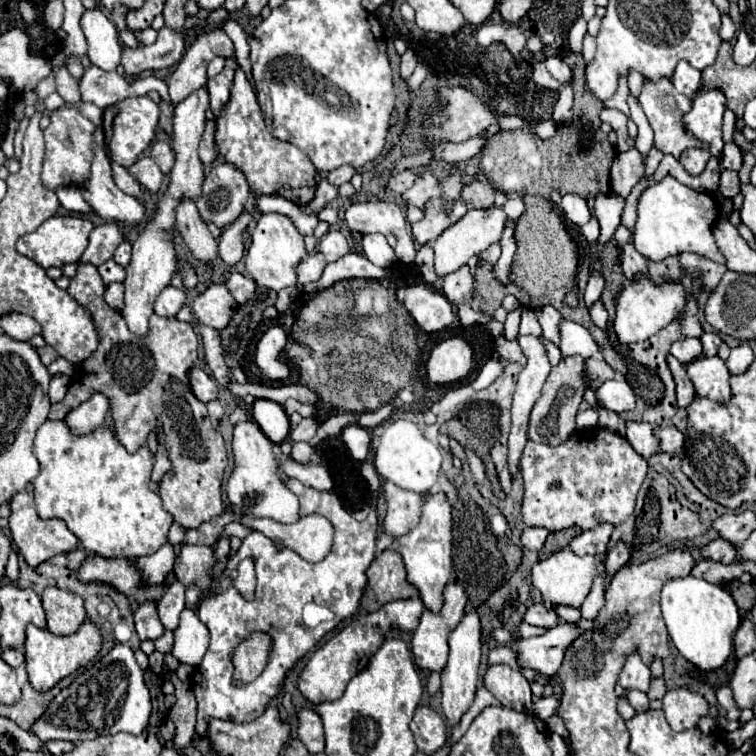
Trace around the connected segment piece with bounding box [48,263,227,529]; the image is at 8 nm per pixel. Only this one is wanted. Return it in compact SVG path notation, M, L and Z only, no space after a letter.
M81 263L77 267L77 275L71 279L71 285L69 285L67 293L81 307L85 307L91 313L93 325L95 325L97 335L99 335L99 347L91 353L91 357L87 357L81 363L81 371L71 381L65 399L51 405L48 419L63 420L71 409L77 407L77 403L83 403L87 399L91 399L93 393L103 393L109 399L109 413L111 413L111 419L113 419L115 435L129 453L135 453L137 449L145 447L149 433L163 431L163 441L161 443L167 449L171 469L163 475L163 479L159 483L159 495L163 499L163 509L171 513L173 521L179 523L183 529L195 529L201 523L205 523L213 517L219 517L223 513L221 483L223 483L223 475L225 475L225 467L227 467L227 451L225 451L225 443L223 443L223 437L221 437L219 429L211 423L211 419L207 415L205 403L201 403L193 395L191 385L189 385L189 369L197 361L197 345L199 345L191 323L179 321L177 317L159 317L159 315L153 313L149 317L149 333L145 337L139 337L139 335L131 333L125 325L123 315L113 311L103 301L105 283L101 281L101 275L99 275L97 267L91 265L91 263Z

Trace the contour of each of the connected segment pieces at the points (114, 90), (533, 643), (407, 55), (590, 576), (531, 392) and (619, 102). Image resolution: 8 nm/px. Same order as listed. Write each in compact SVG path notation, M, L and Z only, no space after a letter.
M89 67L79 81L79 89L83 95L83 101L91 101L97 107L105 109L113 103L119 103L121 99L133 97L133 95L147 95L149 91L159 91L160 97L173 105L168 94L165 81L157 77L147 77L147 79L137 79L133 85L129 85L121 75L115 71L101 71L99 67Z
M559 623L553 629L547 629L541 637L517 639L515 653L517 665L521 669L533 669L541 675L555 675L563 663L565 647L579 635L579 629L571 623Z
M407 49L403 55L401 55L401 77L403 79L409 79L413 69L417 65L417 59L415 59L415 53L411 49Z
M563 549L559 553L553 553L551 557L539 561L533 571L533 585L543 593L543 601L551 605L569 605L569 607L581 607L585 597L591 591L593 579L597 577L597 563L591 555L577 557L569 549Z
M519 335L517 337L517 343L521 345L523 349L523 355L527 357L527 363L523 365L523 371L519 375L519 381L517 381L517 391L513 395L513 409L511 409L511 433L509 433L509 469L511 473L515 473L519 469L519 459L521 459L521 453L523 453L523 447L527 443L527 427L529 427L529 413L533 409L533 405L537 403L537 399L541 397L541 389L543 389L543 383L551 371L551 363L547 359L547 349L543 345L543 341L535 335Z
M619 77L619 89L617 89L617 93L611 97L611 99L607 99L607 101L603 101L603 107L605 108L615 108L619 109L619 111L623 111L625 115L629 115L629 107L627 107L627 91L629 91L629 87L627 87L627 77Z

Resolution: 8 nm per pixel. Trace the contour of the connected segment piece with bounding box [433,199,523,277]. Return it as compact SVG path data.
M509 199L505 203L503 209L489 209L489 211L467 211L467 215L463 219L459 219L455 225L447 227L439 239L435 241L433 249L435 249L435 273L439 277L445 277L457 269L461 269L463 265L467 265L467 261L473 255L483 253L491 243L497 243L501 239L503 233L503 225L507 219L517 221L523 213L523 201L521 199Z

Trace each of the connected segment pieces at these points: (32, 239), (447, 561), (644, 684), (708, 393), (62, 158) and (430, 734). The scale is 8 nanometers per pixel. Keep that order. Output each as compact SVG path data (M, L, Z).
M55 215L55 217L49 217L47 221L43 221L35 233L23 235L17 241L17 251L21 255L33 259L43 269L63 267L67 263L77 263L81 259L85 247L87 247L87 237L93 231L93 227L95 225L83 217L73 217L73 215L59 217L59 215Z
M445 493L429 495L423 505L423 517L421 523L409 531L409 535L403 535L399 539L401 543L401 557L405 561L407 579L419 589L421 601L429 611L439 611L443 607L443 589L451 577L453 563L451 563L451 551L453 551L453 507L449 505Z
M637 653L629 655L621 675L619 675L619 685L623 689L637 689L637 691L643 691L647 693L649 689L649 667L645 667L645 663L641 663L641 657Z
M697 357L687 363L687 377L691 379L697 395L725 401L731 395L729 369L719 357Z
M67 105L51 113L51 125L43 131L45 133L45 161L41 171L41 181L47 189L55 189L59 185L79 187L89 177L89 167L93 161L93 131L95 125L85 119L75 107Z
M417 707L413 721L411 721L411 731L415 735L415 743L421 753L433 755L439 751L445 741L447 741L447 727L443 717L433 711L431 707Z

